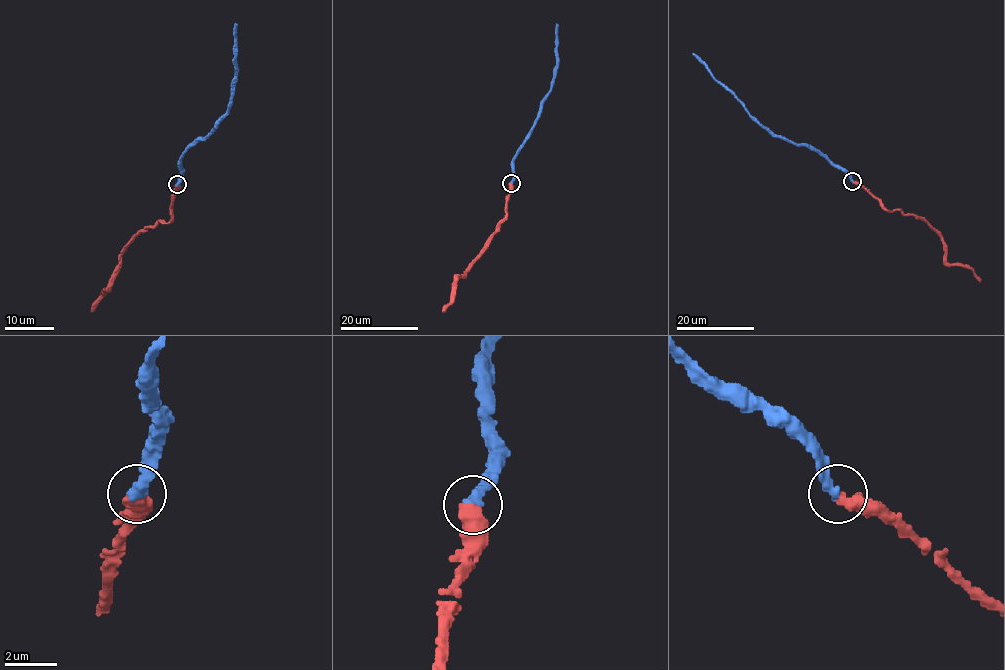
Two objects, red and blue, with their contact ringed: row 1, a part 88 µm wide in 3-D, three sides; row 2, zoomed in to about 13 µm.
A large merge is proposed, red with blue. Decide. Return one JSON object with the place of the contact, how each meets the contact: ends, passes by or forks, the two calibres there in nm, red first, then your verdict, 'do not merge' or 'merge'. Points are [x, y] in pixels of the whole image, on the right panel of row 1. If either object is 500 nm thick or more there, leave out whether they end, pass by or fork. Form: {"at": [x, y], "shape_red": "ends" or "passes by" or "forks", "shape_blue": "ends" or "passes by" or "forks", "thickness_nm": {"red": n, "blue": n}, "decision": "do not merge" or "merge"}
{"at": [852, 181], "thickness_nm": {"red": 500, "blue": 440}, "decision": "merge"}

